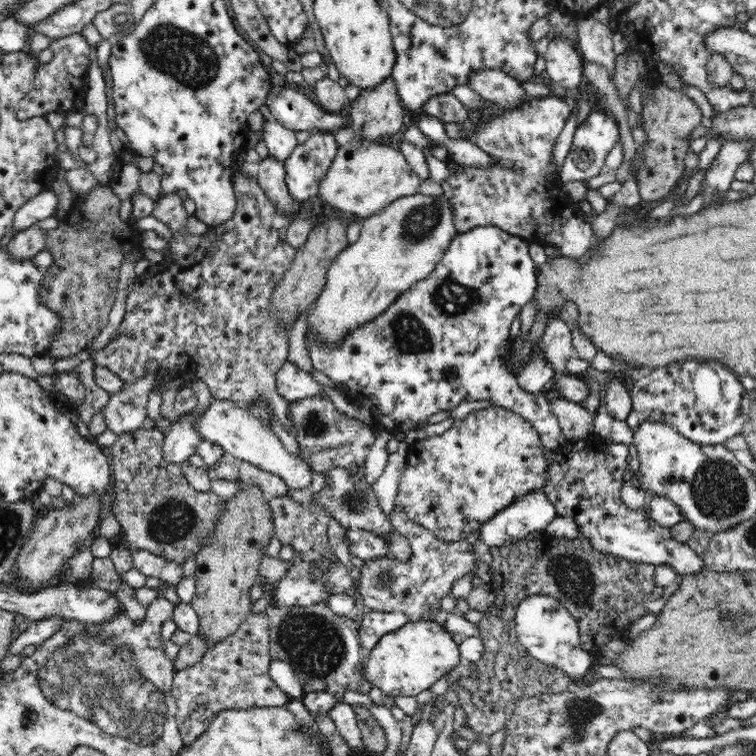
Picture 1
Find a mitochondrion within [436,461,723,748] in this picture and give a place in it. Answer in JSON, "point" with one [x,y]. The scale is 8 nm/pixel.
{"point":[580,713]}

